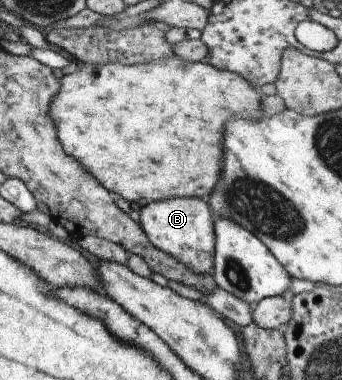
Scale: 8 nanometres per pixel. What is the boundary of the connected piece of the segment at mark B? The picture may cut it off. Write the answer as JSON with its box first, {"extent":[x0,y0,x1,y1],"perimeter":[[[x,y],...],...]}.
{"extent":[138,197,215,275],"perimeter":[[[183,197],[163,199],[140,207],[138,214],[139,227],[155,249],[171,255],[191,273],[197,275],[211,273],[215,239],[213,239],[213,222],[205,201],[201,198]]]}

